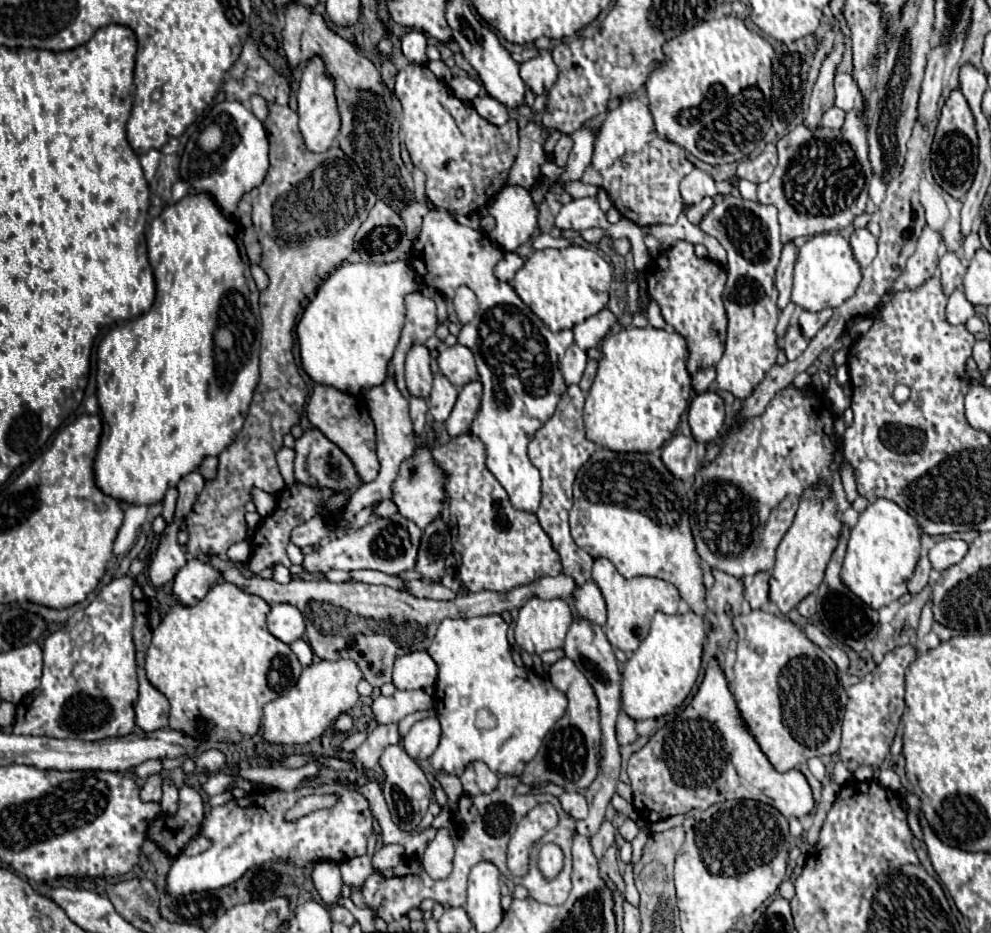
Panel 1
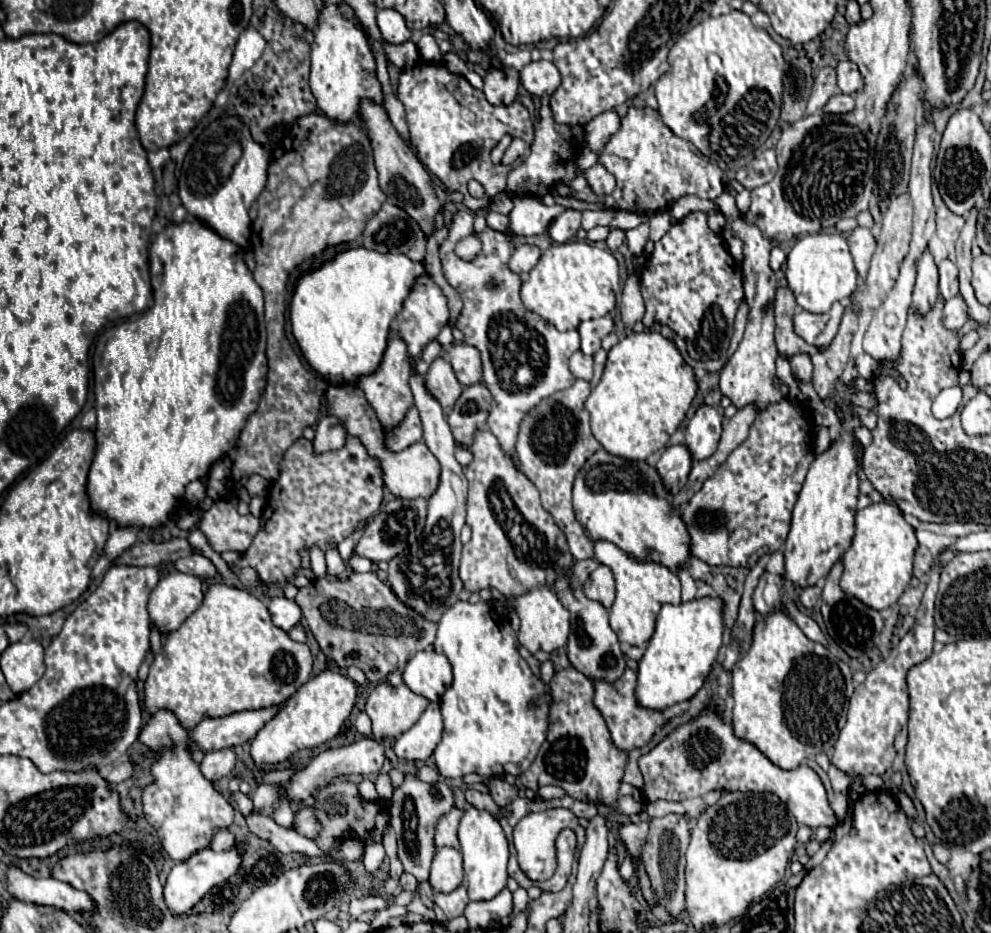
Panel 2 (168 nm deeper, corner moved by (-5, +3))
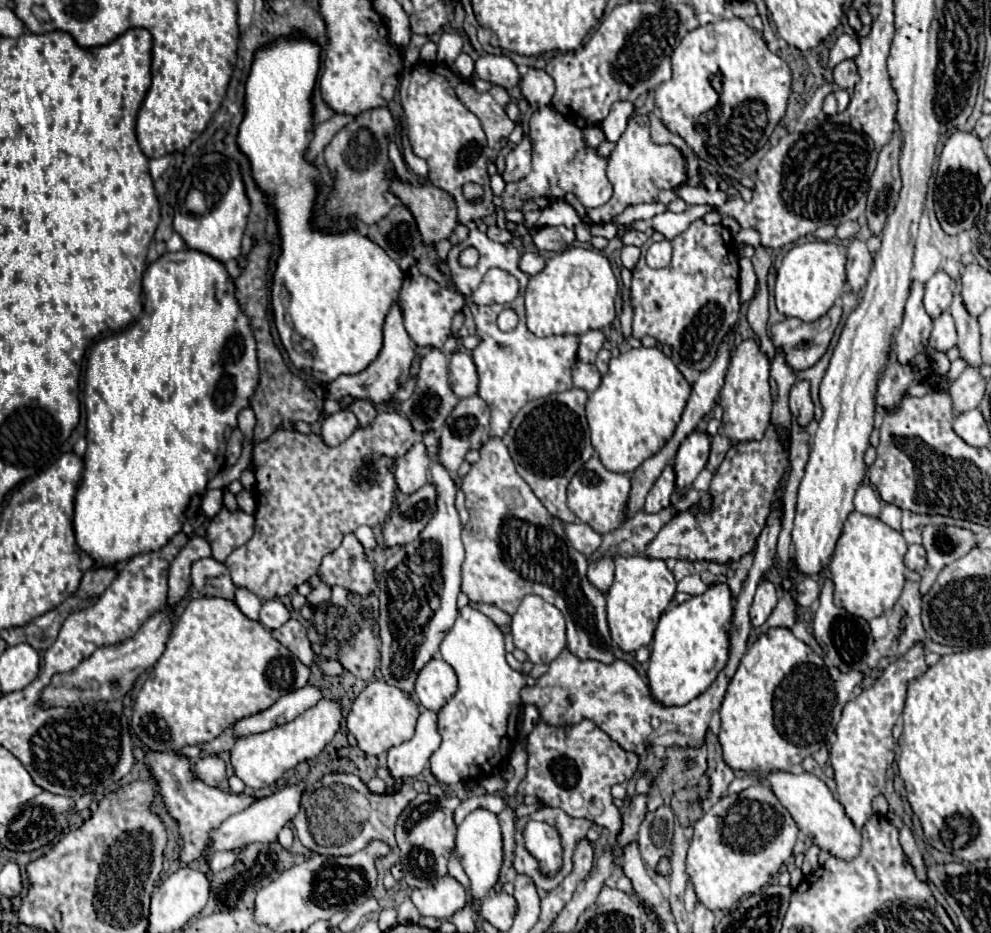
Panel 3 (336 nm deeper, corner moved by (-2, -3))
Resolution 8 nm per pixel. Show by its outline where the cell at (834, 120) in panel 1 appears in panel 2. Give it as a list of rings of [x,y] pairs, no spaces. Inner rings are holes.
[[[834,94],[826,106],[822,108],[826,114],[844,114],[850,112],[854,108],[854,98],[848,94]]]

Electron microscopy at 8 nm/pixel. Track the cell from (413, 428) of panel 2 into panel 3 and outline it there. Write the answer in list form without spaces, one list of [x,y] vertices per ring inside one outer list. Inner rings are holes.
[[[379,412],[377,418],[375,418],[369,426],[357,428],[343,444],[339,444],[339,446],[335,446],[335,448],[327,446],[327,444],[321,440],[321,436],[317,436],[317,434],[313,434],[313,432],[305,436],[305,434],[299,434],[299,432],[295,432],[295,430],[277,430],[269,440],[257,444],[257,446],[253,448],[253,454],[255,454],[253,464],[255,464],[255,478],[257,478],[257,484],[255,484],[255,498],[257,498],[255,534],[253,534],[253,538],[251,538],[247,544],[243,544],[241,548],[237,548],[237,550],[225,560],[225,566],[229,568],[229,574],[231,574],[233,582],[235,582],[237,586],[243,586],[243,588],[251,590],[253,594],[257,594],[257,596],[263,598],[263,600],[283,598],[283,596],[291,594],[297,586],[301,586],[303,582],[307,582],[311,576],[315,576],[315,574],[319,572],[319,564],[321,564],[323,556],[327,556],[327,554],[331,554],[335,548],[339,548],[339,544],[343,542],[343,536],[355,532],[355,530],[357,530],[359,526],[363,526],[363,524],[367,524],[367,526],[371,526],[371,528],[383,524],[385,518],[387,518],[387,514],[389,514],[389,510],[391,510],[391,506],[393,506],[393,496],[395,496],[395,480],[393,480],[395,458],[403,456],[403,454],[415,444],[417,438],[419,438],[417,432],[411,428],[411,422],[409,422],[405,416],[401,416],[399,412]]]

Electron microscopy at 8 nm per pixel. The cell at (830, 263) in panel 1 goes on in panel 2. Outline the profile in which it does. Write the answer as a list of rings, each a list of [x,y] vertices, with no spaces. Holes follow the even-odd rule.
[[[808,234],[796,242],[796,246],[790,250],[786,260],[786,282],[792,290],[796,304],[808,312],[828,312],[830,306],[838,300],[848,298],[854,288],[858,274],[854,270],[852,254],[848,250],[846,238],[842,234]]]

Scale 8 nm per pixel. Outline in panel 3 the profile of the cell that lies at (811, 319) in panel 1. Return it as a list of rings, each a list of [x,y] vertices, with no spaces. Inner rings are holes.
[[[833,306],[825,316],[821,316],[815,322],[785,318],[783,322],[771,328],[773,344],[785,350],[787,362],[793,370],[805,370],[825,354],[839,320],[841,320],[839,306]]]

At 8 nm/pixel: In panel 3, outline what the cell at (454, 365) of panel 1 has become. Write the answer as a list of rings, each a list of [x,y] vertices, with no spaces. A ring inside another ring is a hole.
[[[465,350],[453,352],[451,364],[449,364],[449,382],[455,396],[459,398],[467,398],[477,392],[479,380],[477,380],[477,370],[469,352]]]

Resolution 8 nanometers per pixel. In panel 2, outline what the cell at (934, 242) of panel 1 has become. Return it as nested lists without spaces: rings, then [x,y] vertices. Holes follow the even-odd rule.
[[[926,250],[918,262],[918,276],[912,294],[912,306],[916,314],[924,316],[930,308],[934,308],[938,300],[938,268],[932,260],[932,254]]]

